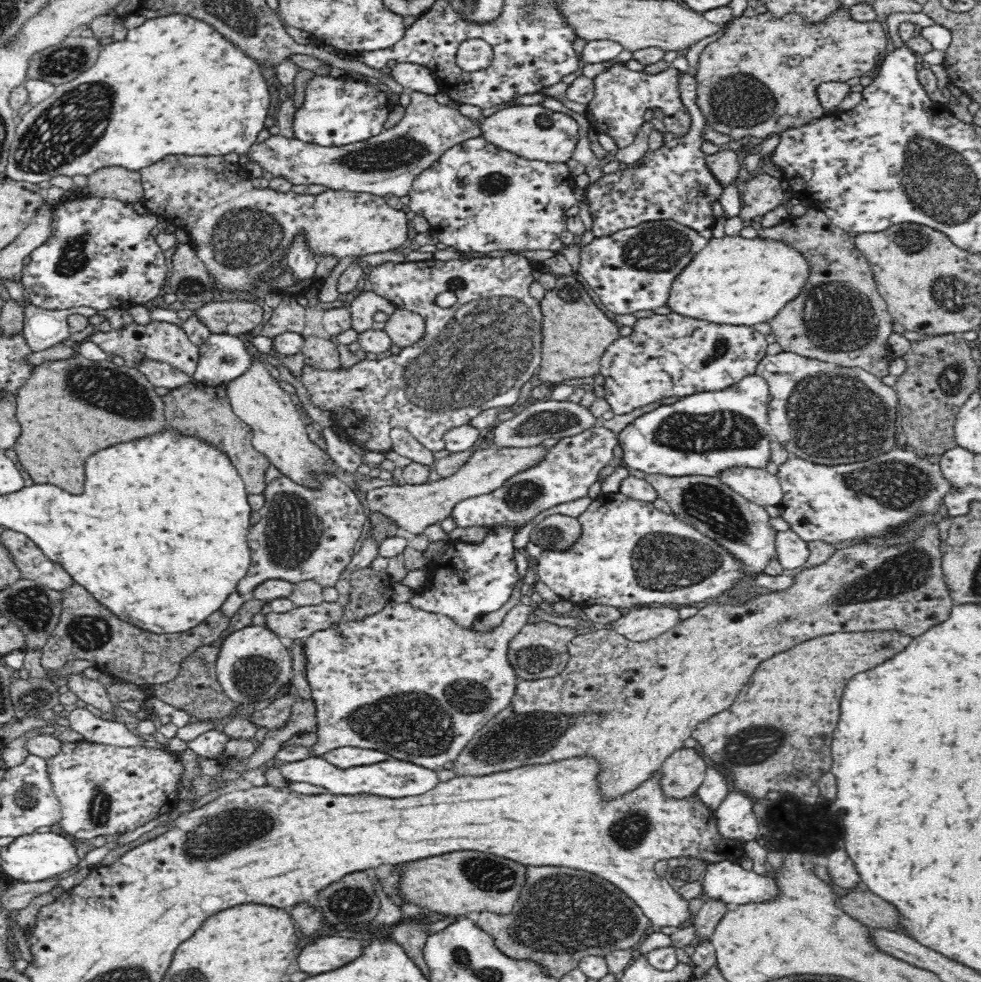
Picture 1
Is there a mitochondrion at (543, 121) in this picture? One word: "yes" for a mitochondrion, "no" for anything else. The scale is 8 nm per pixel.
yes

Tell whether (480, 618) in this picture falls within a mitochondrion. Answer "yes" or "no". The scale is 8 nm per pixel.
no

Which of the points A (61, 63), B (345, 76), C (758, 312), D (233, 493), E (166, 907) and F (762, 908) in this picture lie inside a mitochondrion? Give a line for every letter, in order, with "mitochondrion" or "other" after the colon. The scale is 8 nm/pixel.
A: mitochondrion
B: other
C: other
D: other
E: other
F: other

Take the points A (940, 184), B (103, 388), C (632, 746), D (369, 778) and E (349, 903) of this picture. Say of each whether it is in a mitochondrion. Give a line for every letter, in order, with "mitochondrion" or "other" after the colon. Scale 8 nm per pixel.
A: mitochondrion
B: mitochondrion
C: other
D: other
E: mitochondrion

